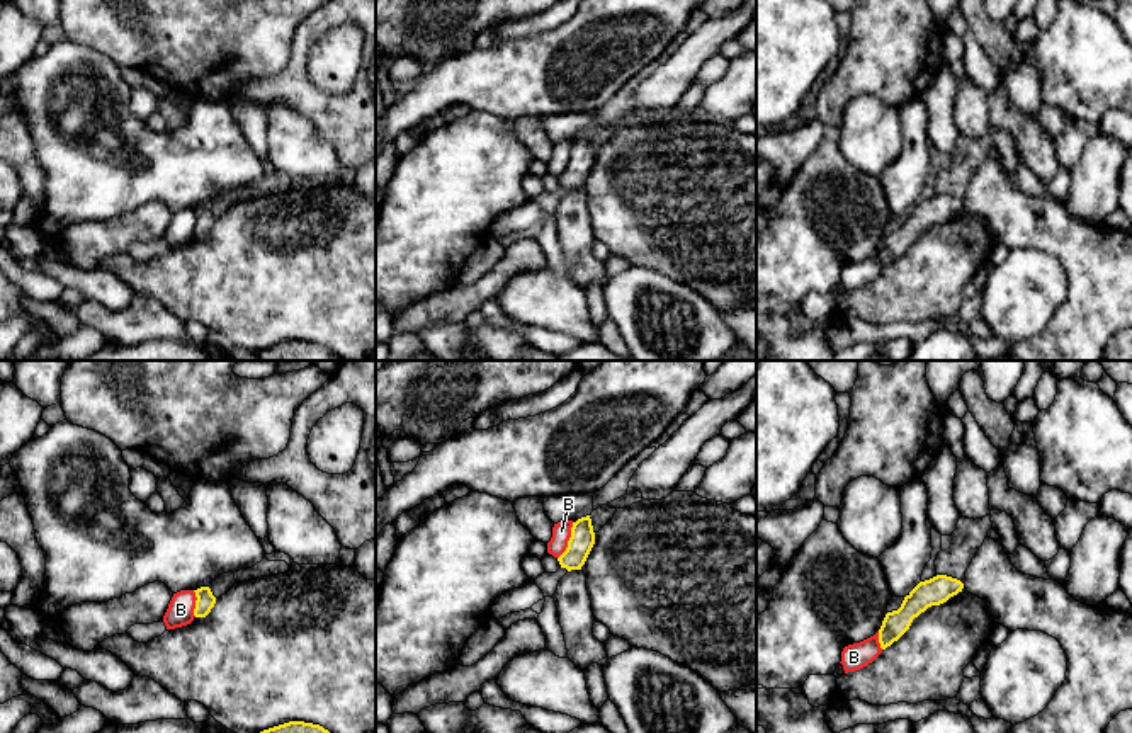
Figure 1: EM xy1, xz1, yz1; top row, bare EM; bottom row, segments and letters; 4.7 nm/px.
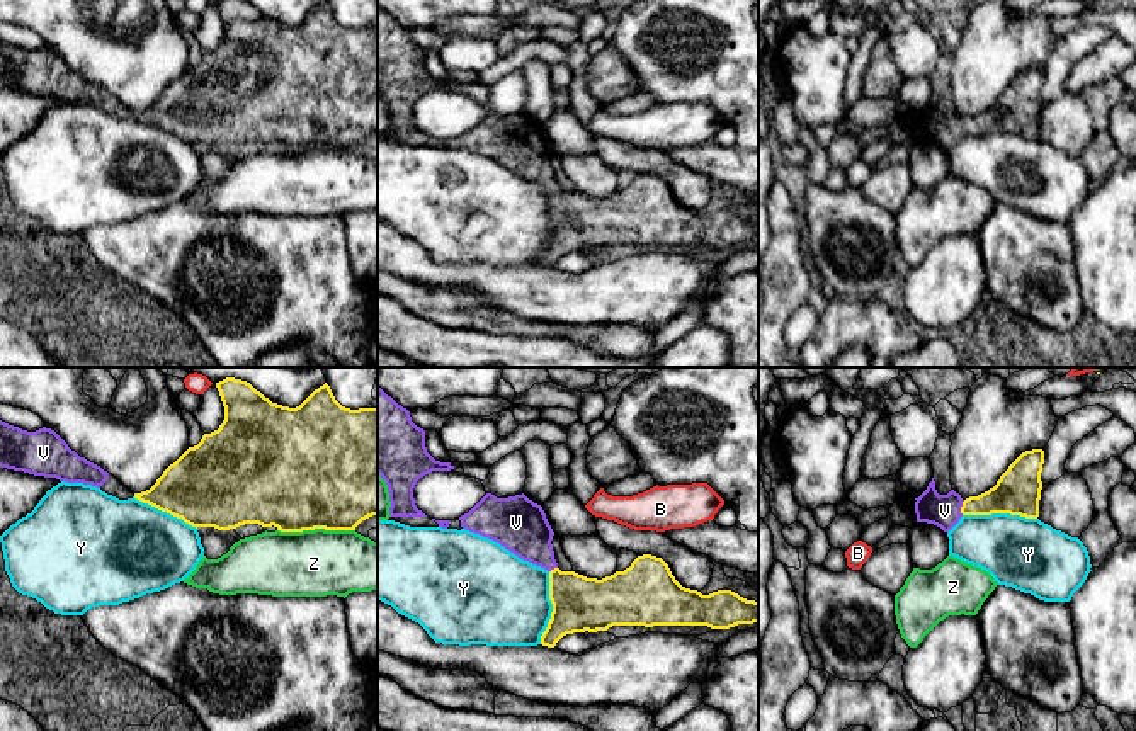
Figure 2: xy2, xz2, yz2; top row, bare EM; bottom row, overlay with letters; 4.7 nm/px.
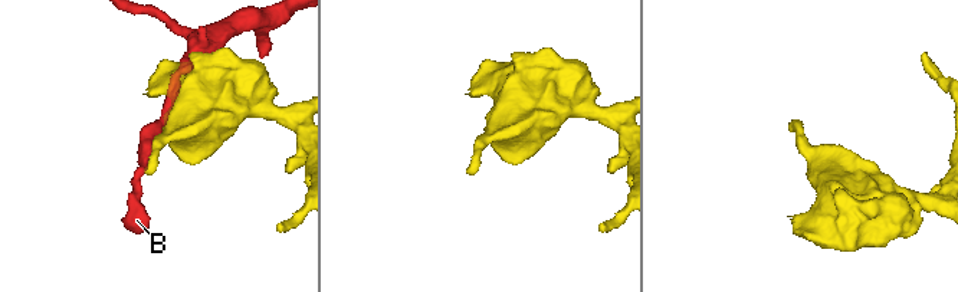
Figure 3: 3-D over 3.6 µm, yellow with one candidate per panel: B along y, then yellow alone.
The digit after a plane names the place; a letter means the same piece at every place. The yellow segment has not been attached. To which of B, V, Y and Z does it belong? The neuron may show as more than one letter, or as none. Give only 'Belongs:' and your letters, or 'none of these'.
Belongs: V

